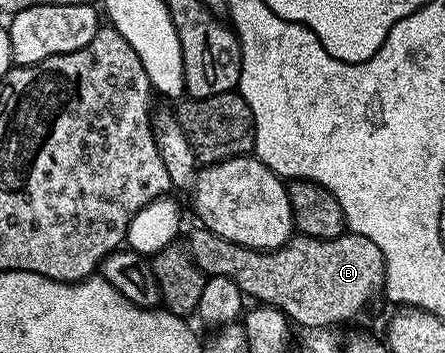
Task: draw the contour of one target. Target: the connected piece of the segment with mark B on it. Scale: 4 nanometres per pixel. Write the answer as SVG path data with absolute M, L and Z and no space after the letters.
M196 226L186 241L188 252L194 263L200 267L205 277L225 276L236 281L238 290L243 292L249 301L269 304L271 308L281 308L293 325L301 324L308 330L328 330L332 324L343 320L352 320L368 304L372 295L379 293L384 286L384 259L382 250L370 242L370 238L345 234L335 236L333 240L323 240L313 236L293 235L292 239L280 248L268 252L259 252L257 248L247 248L230 242L210 229Z

